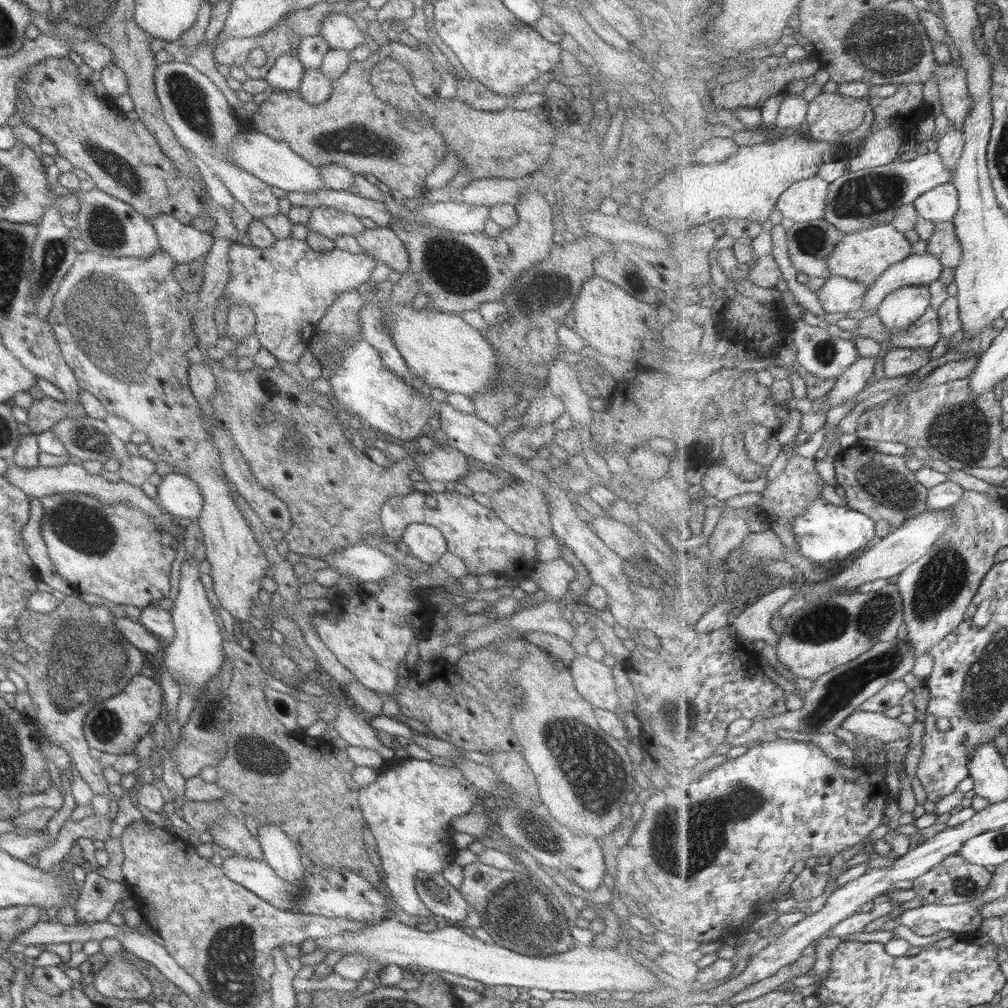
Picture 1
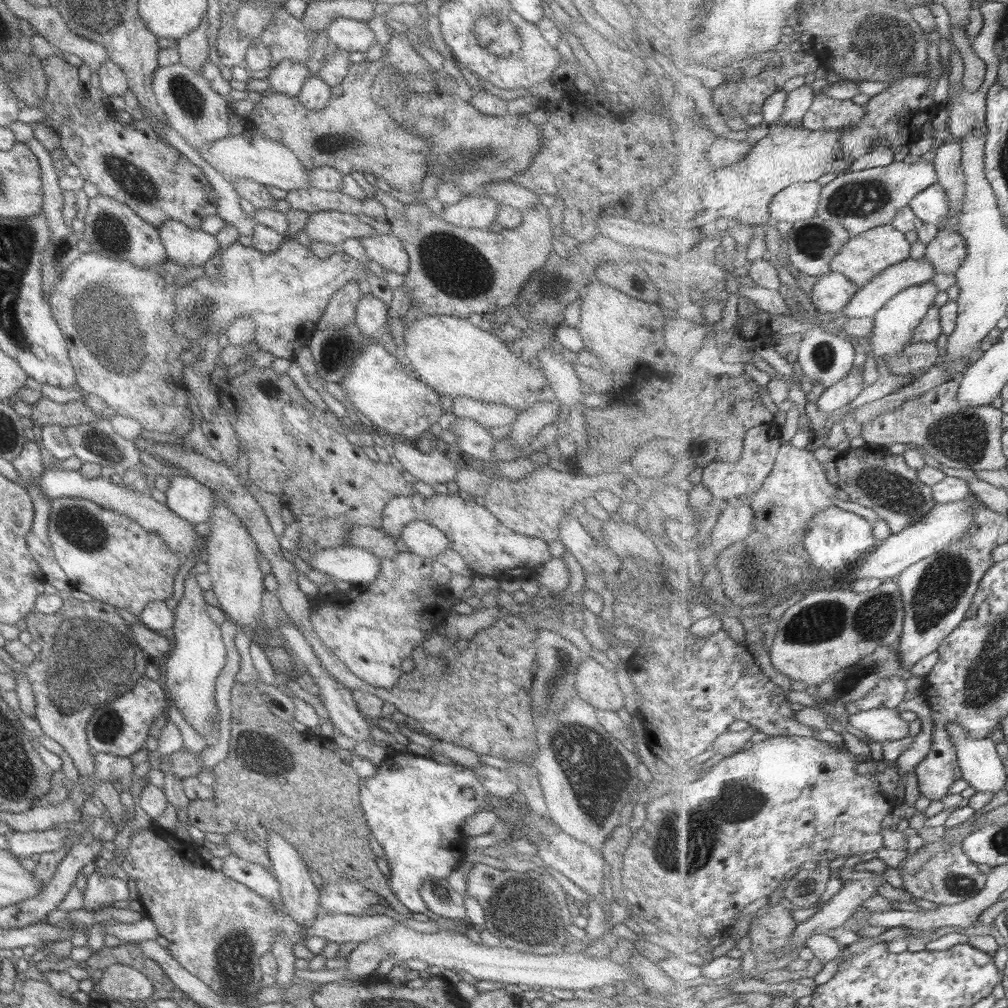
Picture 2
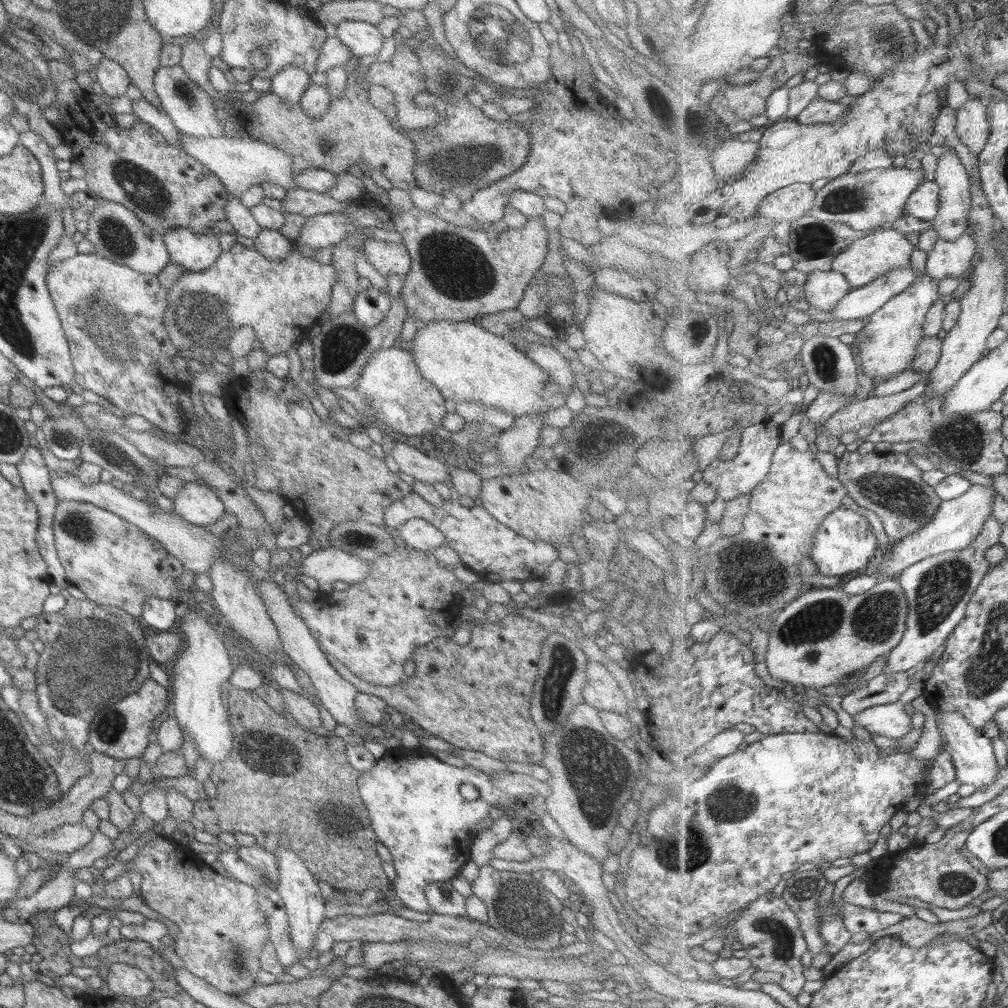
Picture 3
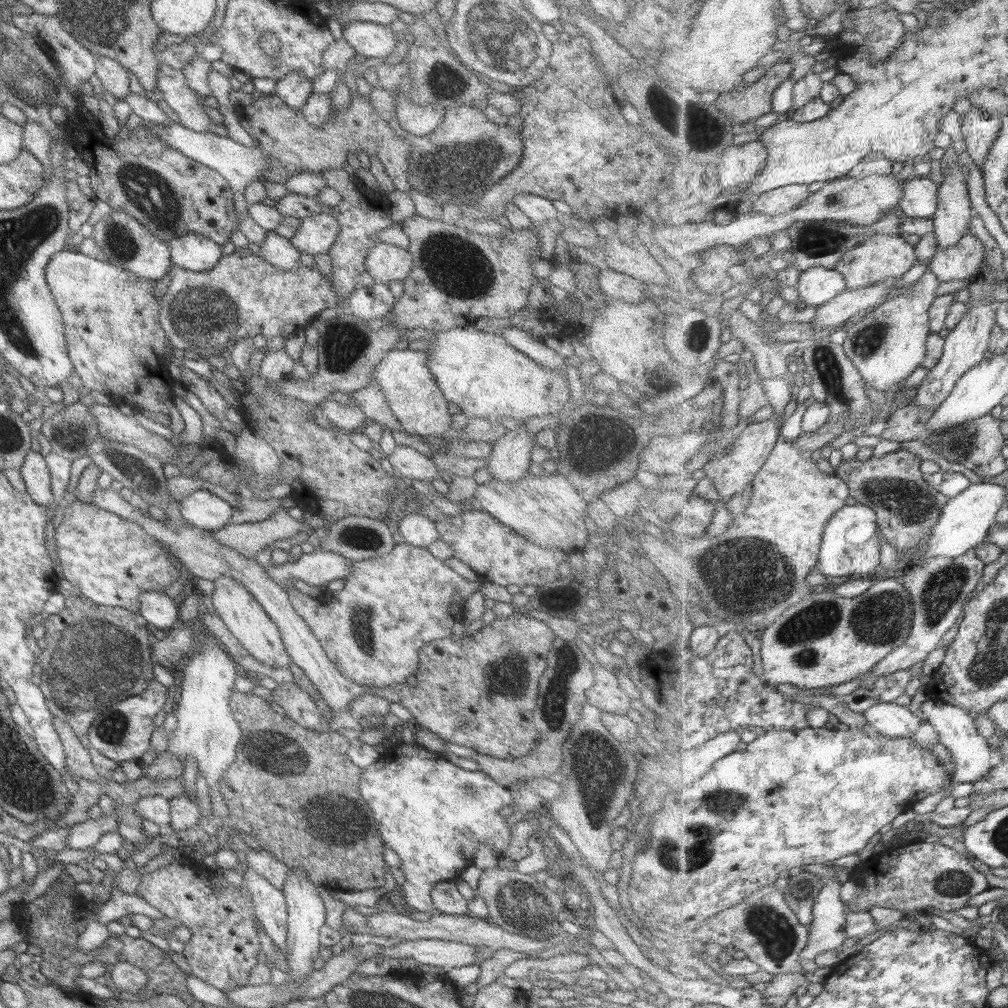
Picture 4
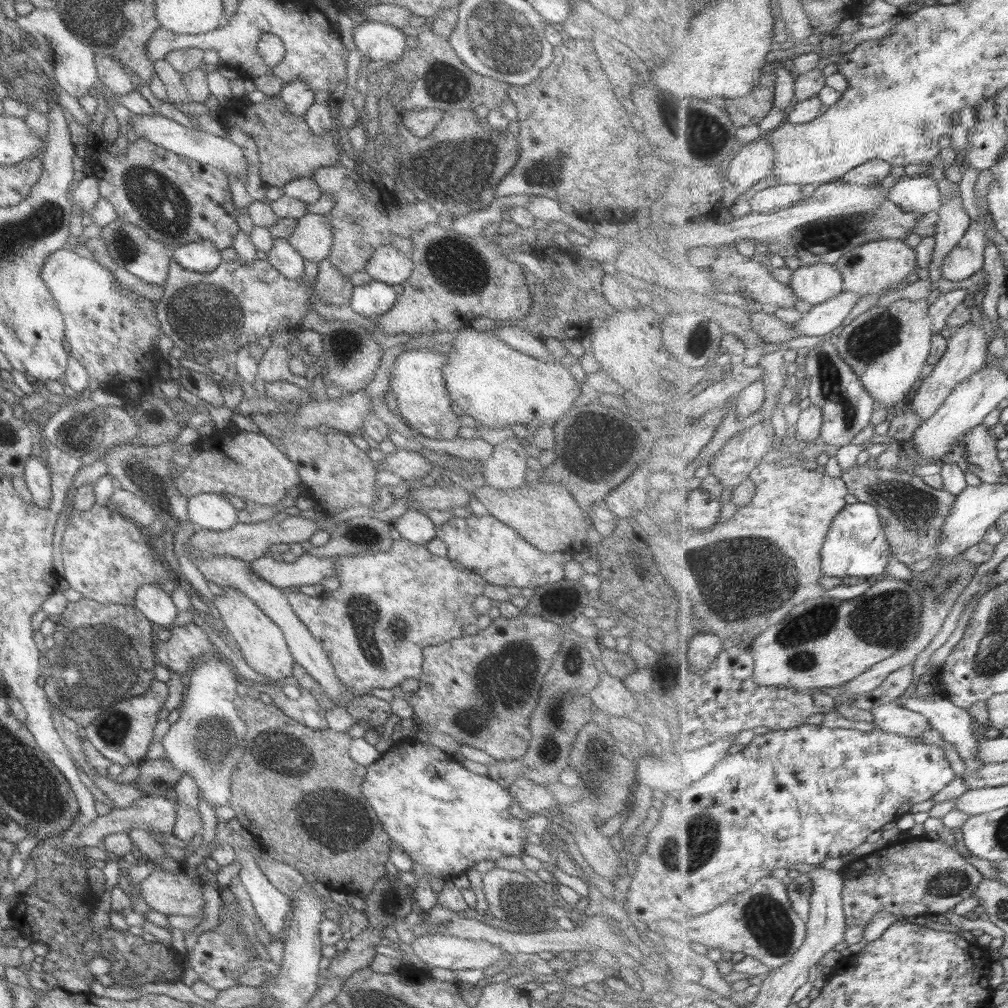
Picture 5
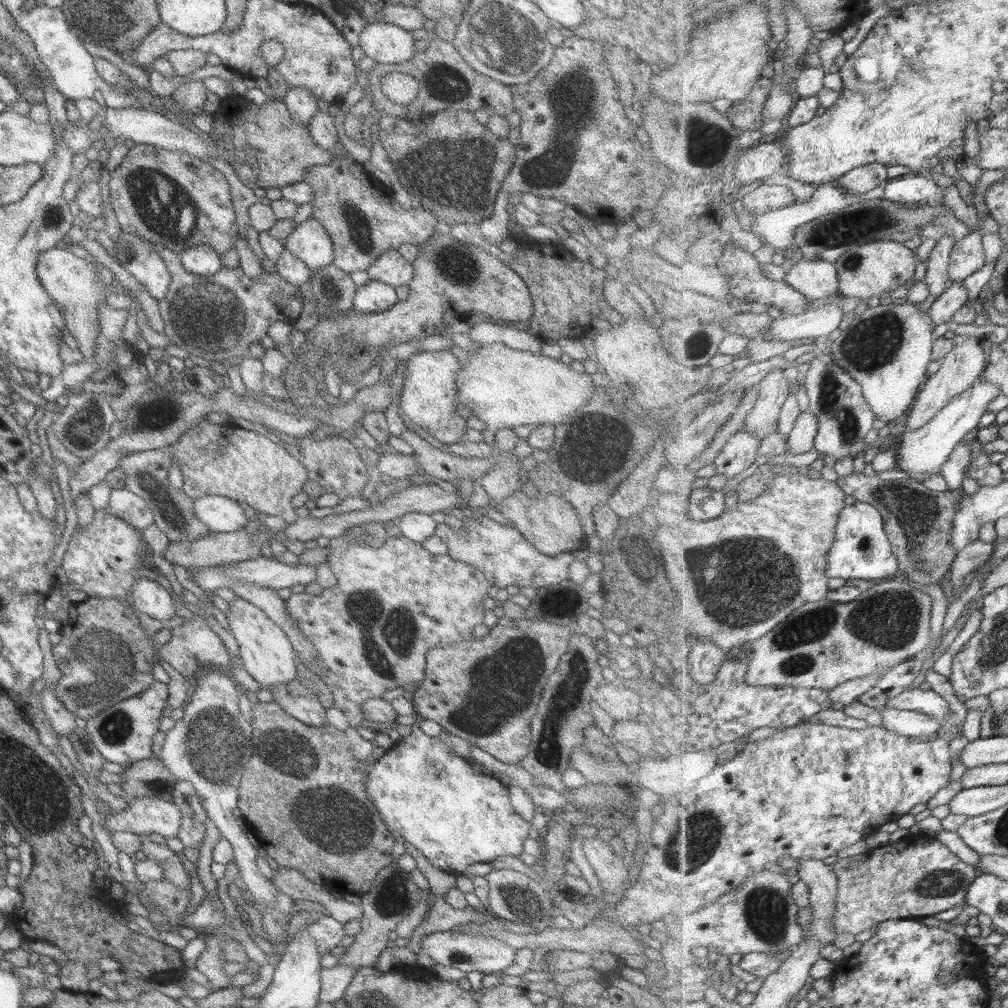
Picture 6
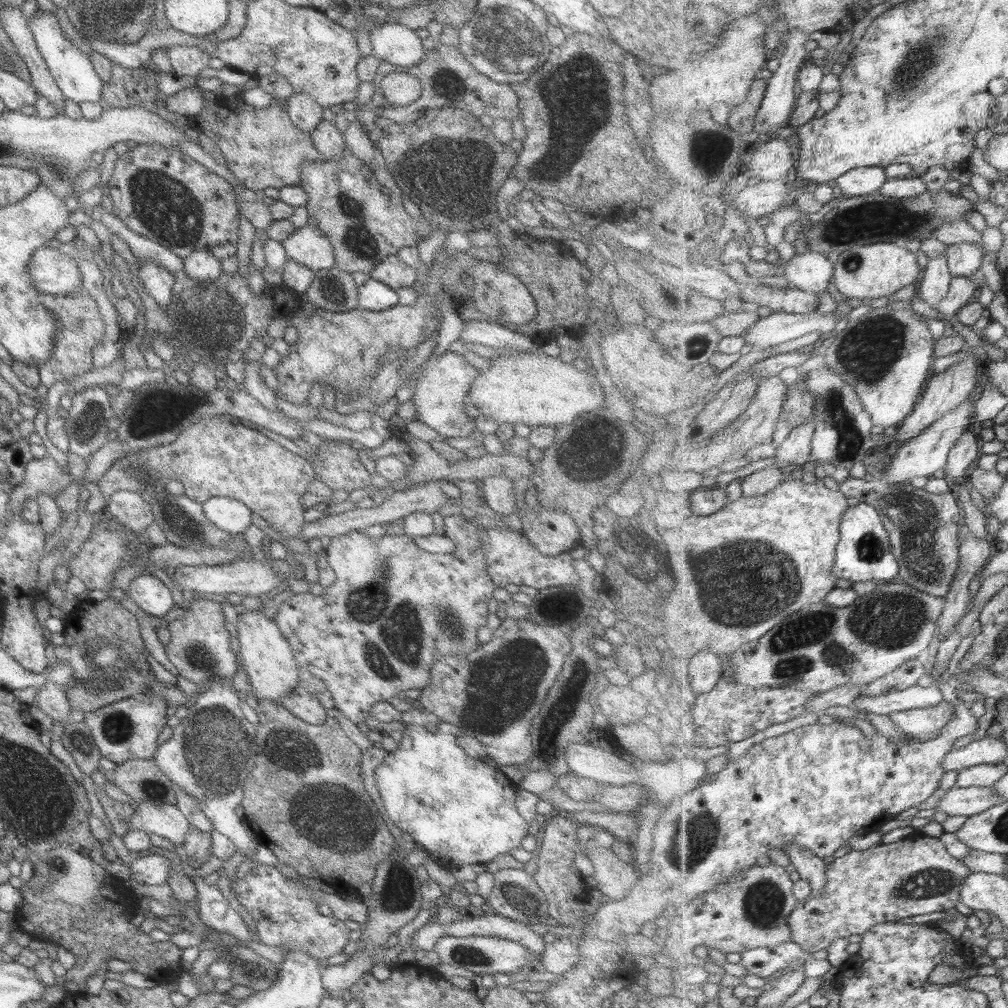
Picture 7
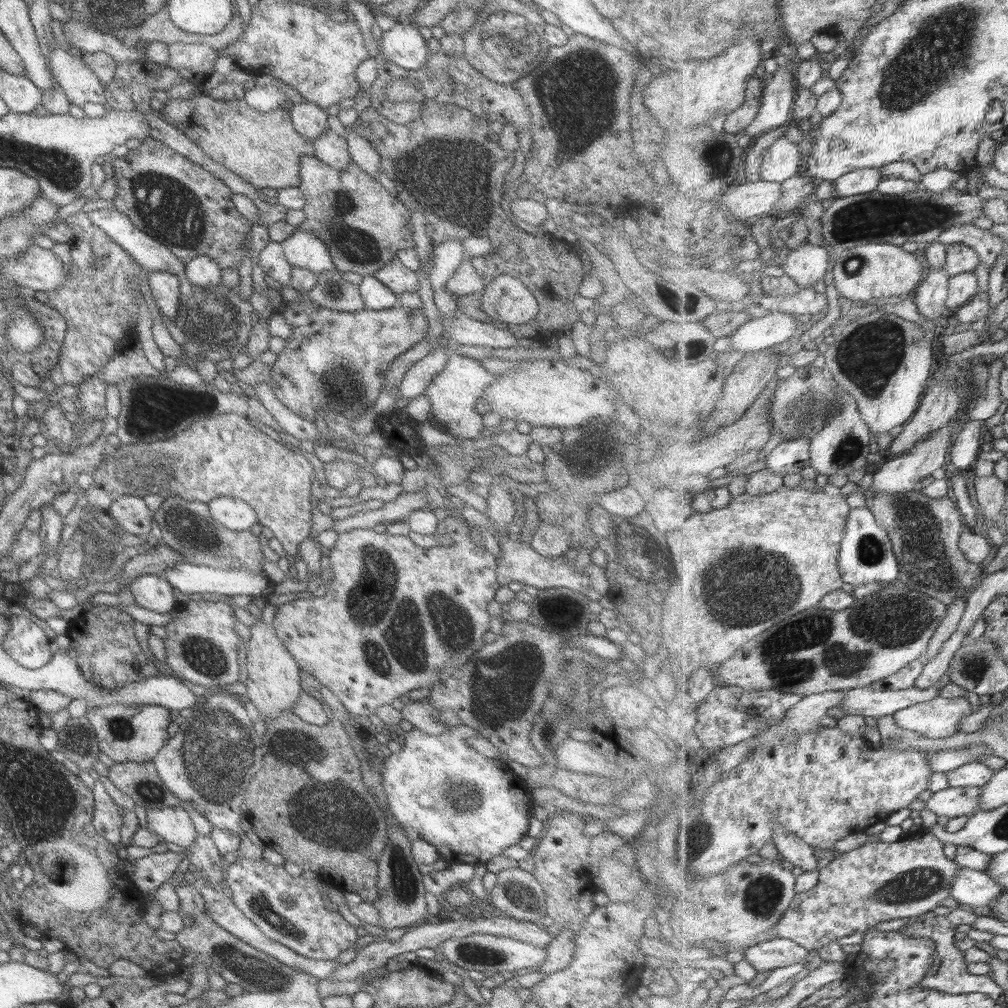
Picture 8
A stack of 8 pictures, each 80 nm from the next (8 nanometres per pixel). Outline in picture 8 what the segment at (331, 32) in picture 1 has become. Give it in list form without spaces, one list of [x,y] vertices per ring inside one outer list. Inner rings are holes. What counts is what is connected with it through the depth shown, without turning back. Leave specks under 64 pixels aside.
[[[405,20],[397,21],[391,29],[382,31],[380,47],[381,54],[378,56],[378,59],[392,62],[395,66],[403,68],[403,70],[417,70],[421,68],[429,55],[426,40],[419,35],[417,27]]]

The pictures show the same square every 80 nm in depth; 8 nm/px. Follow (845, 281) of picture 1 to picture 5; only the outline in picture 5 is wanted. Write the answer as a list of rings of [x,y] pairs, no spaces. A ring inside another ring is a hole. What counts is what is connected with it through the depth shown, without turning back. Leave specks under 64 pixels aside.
[[[820,262],[793,270],[790,285],[807,307],[818,305],[843,292],[844,278],[836,265]]]

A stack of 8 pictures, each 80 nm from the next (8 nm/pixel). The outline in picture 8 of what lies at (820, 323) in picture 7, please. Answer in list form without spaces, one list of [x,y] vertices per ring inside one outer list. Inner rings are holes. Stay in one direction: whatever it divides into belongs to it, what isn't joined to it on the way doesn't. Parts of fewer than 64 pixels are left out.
[[[772,313],[765,318],[755,318],[731,336],[731,344],[739,352],[757,353],[772,349],[776,344],[787,343],[802,323],[795,316],[786,313]]]

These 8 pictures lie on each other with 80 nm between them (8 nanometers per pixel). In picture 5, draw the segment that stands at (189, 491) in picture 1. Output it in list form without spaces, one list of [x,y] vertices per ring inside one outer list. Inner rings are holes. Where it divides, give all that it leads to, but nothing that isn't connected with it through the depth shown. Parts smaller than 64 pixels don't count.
[[[201,493],[188,497],[186,504],[188,520],[194,528],[211,530],[227,530],[237,523],[237,509],[217,494]]]

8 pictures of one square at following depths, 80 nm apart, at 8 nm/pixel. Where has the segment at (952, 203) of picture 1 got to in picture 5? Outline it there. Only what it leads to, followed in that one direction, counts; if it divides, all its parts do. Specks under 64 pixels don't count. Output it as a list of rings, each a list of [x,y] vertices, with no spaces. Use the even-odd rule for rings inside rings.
[[[903,175],[890,188],[890,200],[902,206],[907,212],[923,215],[939,211],[942,207],[939,184],[932,177],[921,175]]]

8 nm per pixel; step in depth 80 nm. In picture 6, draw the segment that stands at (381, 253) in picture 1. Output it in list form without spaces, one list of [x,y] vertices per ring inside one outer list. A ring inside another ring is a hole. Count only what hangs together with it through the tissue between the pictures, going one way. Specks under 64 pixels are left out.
[[[386,250],[367,268],[368,278],[387,286],[404,287],[412,279],[411,260],[404,259],[396,250]]]

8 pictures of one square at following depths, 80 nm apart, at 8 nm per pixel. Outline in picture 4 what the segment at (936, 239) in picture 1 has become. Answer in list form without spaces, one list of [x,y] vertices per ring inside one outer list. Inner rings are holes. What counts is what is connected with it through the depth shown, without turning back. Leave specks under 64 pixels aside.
[[[973,233],[962,238],[955,246],[940,248],[932,258],[929,270],[933,271],[939,280],[963,280],[968,282],[975,279],[984,270],[986,245]]]

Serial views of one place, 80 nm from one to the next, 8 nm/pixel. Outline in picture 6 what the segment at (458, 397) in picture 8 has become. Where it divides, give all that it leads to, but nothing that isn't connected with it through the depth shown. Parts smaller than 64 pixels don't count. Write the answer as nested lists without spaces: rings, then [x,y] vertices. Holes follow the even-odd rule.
[[[448,348],[431,352],[411,354],[403,360],[403,385],[397,407],[401,416],[414,428],[423,428],[442,444],[453,444],[465,437],[465,419],[456,411],[455,376],[459,371],[459,361]]]

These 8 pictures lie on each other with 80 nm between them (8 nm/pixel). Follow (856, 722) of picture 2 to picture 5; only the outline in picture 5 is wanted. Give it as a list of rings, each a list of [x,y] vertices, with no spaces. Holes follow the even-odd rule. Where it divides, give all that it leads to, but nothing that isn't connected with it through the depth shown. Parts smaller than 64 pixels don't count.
[[[897,702],[878,706],[872,711],[875,715],[873,725],[888,733],[920,739],[933,727],[924,714],[903,707]]]

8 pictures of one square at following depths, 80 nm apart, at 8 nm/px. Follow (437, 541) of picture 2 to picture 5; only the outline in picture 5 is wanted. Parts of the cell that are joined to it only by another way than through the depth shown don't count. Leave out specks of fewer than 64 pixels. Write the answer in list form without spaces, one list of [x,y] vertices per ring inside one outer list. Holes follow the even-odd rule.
[[[406,510],[390,523],[395,528],[402,539],[409,542],[423,545],[435,537],[434,530],[436,526],[431,520],[415,510]]]

